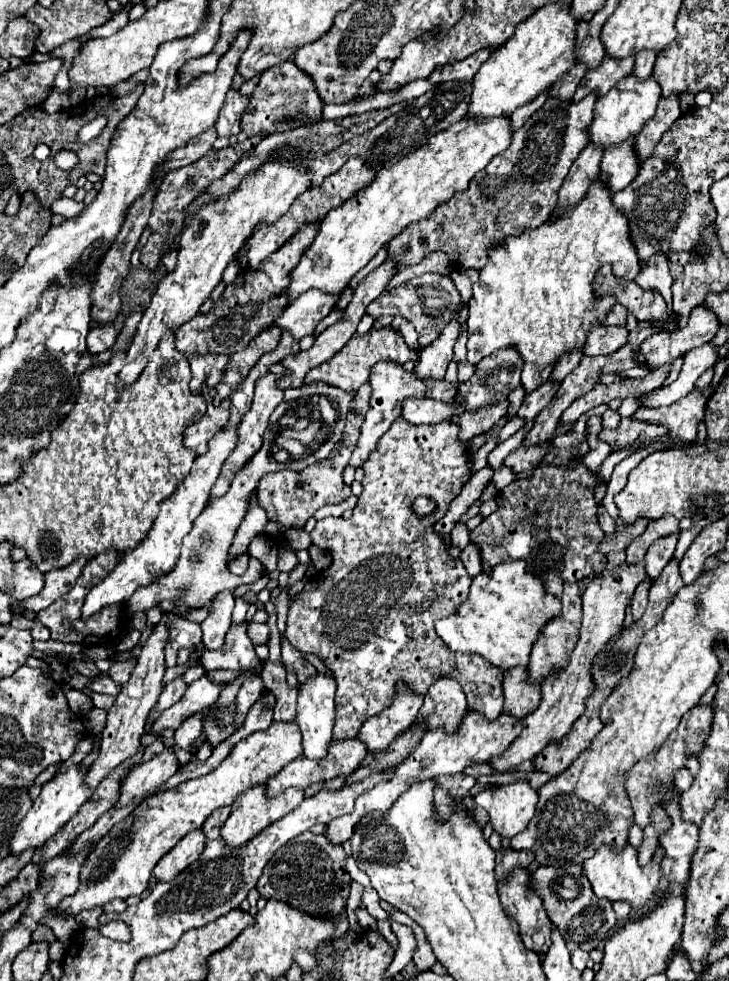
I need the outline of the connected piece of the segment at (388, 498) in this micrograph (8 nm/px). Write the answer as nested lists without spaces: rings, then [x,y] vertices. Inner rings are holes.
[[[399,416],[381,436],[377,450],[369,454],[363,466],[363,494],[359,496],[353,516],[349,520],[323,518],[311,532],[313,544],[329,552],[333,562],[327,570],[311,578],[303,592],[295,596],[293,604],[289,606],[285,636],[301,654],[315,654],[335,676],[337,714],[333,740],[355,738],[367,718],[379,714],[391,704],[395,696],[395,684],[399,680],[405,682],[413,692],[425,694],[439,676],[455,676],[467,696],[469,706],[479,710],[485,718],[495,720],[503,710],[503,672],[485,662],[485,658],[478,654],[451,652],[433,630],[433,624],[441,616],[451,616],[457,606],[465,602],[471,586],[471,578],[461,560],[449,556],[443,538],[435,532],[437,520],[445,516],[451,500],[459,496],[463,484],[471,478],[467,446],[457,438],[457,434],[459,426],[451,420],[429,426],[413,426]],[[417,496],[433,498],[437,502],[437,512],[429,518],[417,518],[411,512],[411,502]],[[425,598],[433,600],[433,606],[427,612],[417,612]]]

